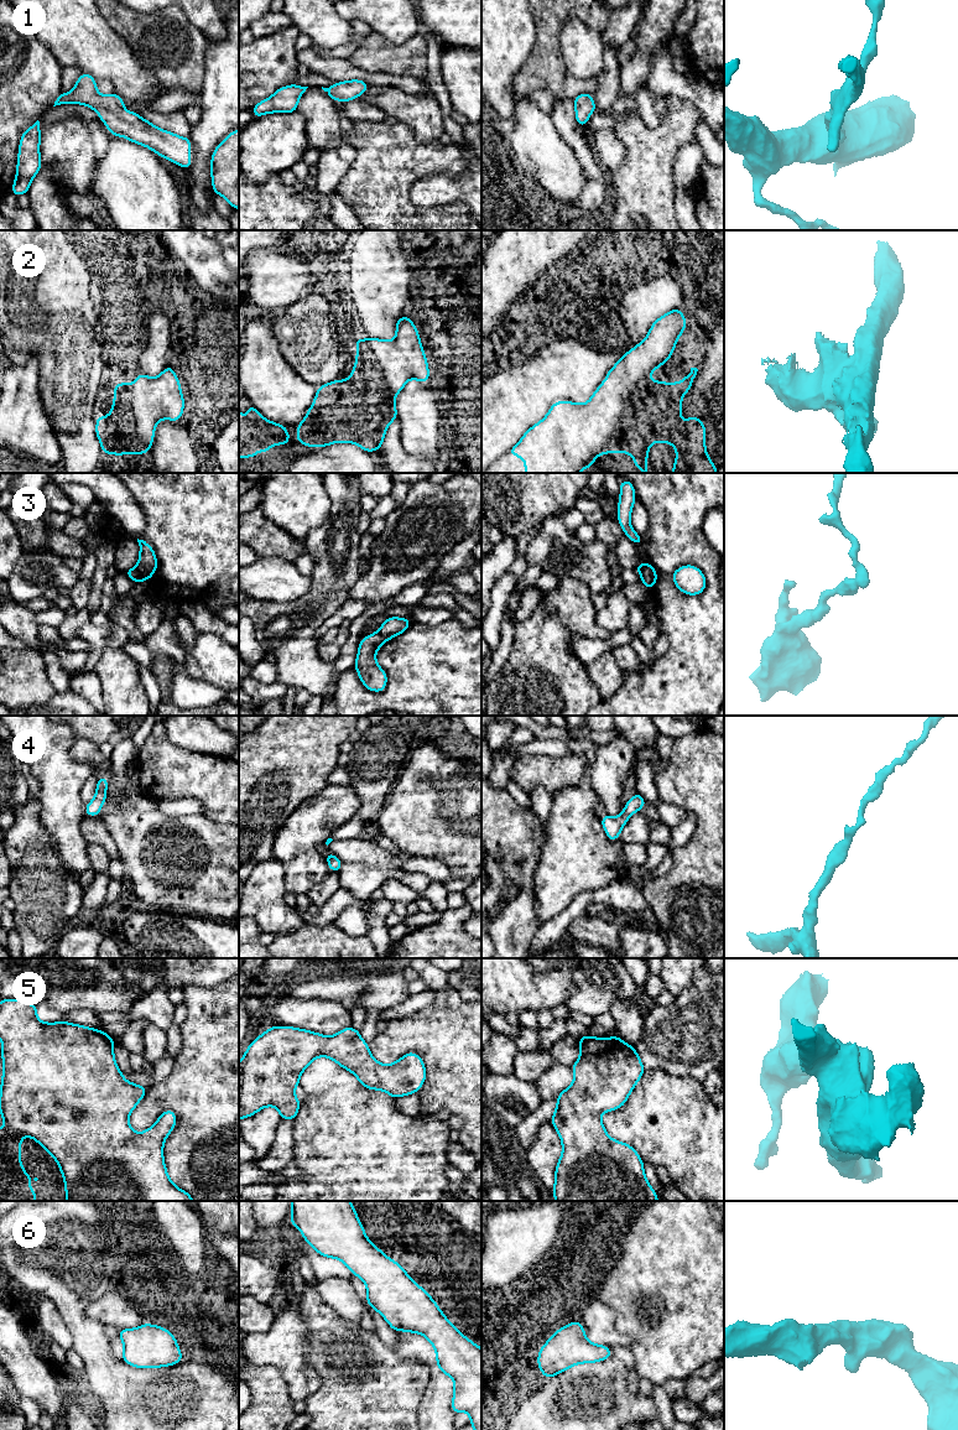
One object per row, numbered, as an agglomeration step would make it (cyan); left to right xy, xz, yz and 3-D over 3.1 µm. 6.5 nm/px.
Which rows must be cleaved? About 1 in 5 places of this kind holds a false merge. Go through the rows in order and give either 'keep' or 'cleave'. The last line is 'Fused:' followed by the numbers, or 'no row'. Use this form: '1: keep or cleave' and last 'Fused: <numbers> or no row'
1: keep
2: keep
3: cleave
4: keep
5: keep
6: keep
Fused: 3

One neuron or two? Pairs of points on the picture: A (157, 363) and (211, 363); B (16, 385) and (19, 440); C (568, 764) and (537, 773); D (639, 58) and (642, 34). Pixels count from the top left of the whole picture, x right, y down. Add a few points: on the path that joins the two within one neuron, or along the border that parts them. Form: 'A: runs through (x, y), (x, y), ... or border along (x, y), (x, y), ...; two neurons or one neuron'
A: border along (168, 358), (170, 363); two neurons
B: runs through (17, 399), (19, 426); one neuron
C: runs through (561, 771), (545, 773); one neuron
D: runs through (642, 52), (642, 40); one neuron

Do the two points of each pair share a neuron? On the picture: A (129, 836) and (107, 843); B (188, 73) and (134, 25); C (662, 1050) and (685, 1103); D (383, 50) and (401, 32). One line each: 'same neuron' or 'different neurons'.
A: different neurons
B: same neuron
C: different neurons
D: different neurons

